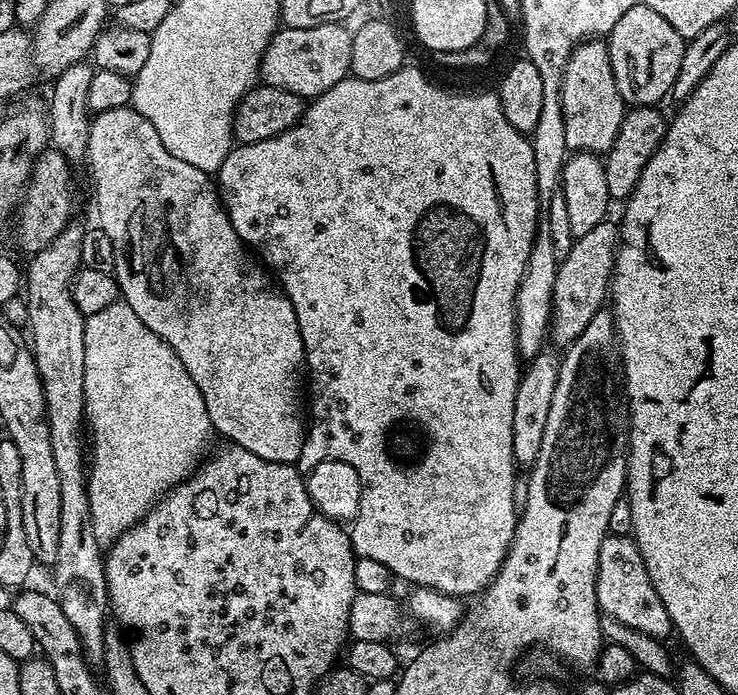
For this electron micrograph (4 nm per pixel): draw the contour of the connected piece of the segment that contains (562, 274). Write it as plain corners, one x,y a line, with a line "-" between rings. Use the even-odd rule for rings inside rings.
606,218
589,233
575,237
570,253
560,261
554,282
552,322
549,326
550,340
558,344
558,347
565,348
576,341
578,335
586,330
594,314
603,309
610,292
618,248
619,227
615,221
611,222
611,219

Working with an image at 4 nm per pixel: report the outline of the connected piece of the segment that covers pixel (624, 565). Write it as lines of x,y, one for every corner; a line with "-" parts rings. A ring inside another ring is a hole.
605,535
602,546
598,550
596,601
603,615
617,619
631,630
642,631
646,635
663,640
667,639
667,635
670,636
673,631
669,614
662,600
658,598
658,590
654,590
654,582
650,582
646,562
642,562
642,554
631,535

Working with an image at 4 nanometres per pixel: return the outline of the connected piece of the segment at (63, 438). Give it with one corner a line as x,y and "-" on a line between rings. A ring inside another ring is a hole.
69,224
64,230
58,234
57,238
48,247
44,247
42,251
35,253
29,260
30,266
26,268
26,299
28,309
30,310
30,318
28,319
28,332
30,335
30,346
33,350
35,364
38,366
40,381
43,382
43,396
46,398
47,406
47,422
50,426
50,447
54,450
54,463
58,465
58,486
62,486
62,506
58,510
58,558
56,563
51,565
52,580
56,583
54,595
57,602
62,606
62,614
66,614
66,619
70,621
70,626
74,626
74,630
78,634
78,642
84,651
84,661
88,663
89,668
96,670
104,663
104,634
106,625
104,623
109,618
108,603
108,587
106,586
106,574
104,573
104,556
102,555
102,545
98,542
98,538
94,538
94,526
90,523
90,498
88,497
88,478
86,475
86,444
80,440
80,424
81,428
85,419
84,402
85,402
85,319
86,317
78,310
77,303
74,302
72,283
75,280
76,273
81,268
81,240
84,228
79,225

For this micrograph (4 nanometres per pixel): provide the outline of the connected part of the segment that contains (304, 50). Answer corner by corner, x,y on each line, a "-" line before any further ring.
343,23
305,28
281,27
270,38
270,46
266,46
266,54
262,54
259,79
270,86
278,86
278,90
290,90
290,94
298,94
305,98
315,98
330,90
330,86
345,80
352,70
350,66
352,32
344,27

